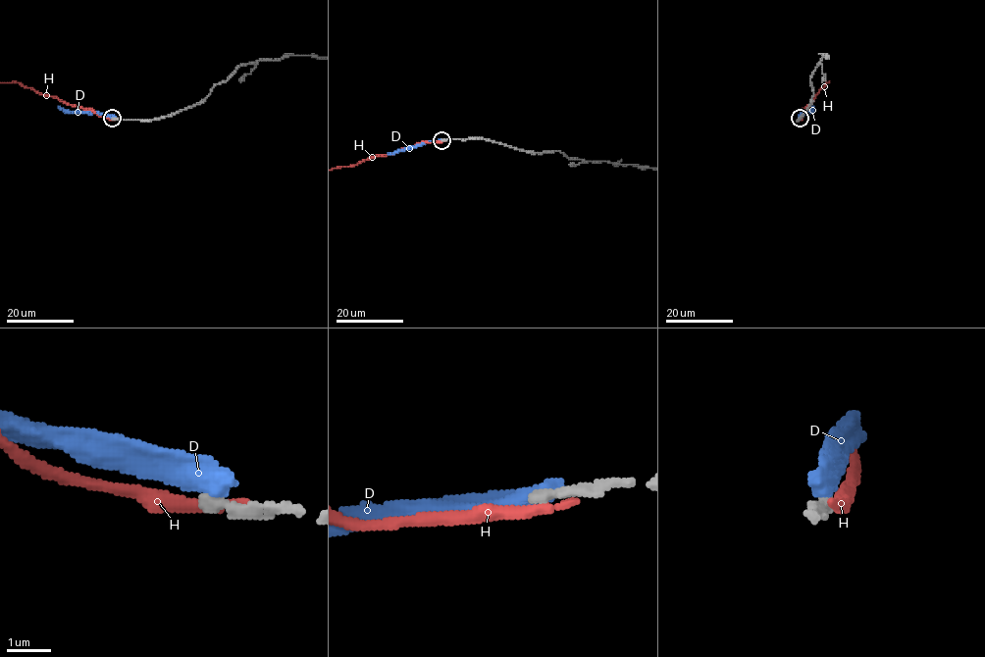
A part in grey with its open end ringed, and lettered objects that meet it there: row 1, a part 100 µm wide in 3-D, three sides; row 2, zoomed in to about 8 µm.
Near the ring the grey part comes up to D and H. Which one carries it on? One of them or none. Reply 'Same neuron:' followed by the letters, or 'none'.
Same neuron: none

